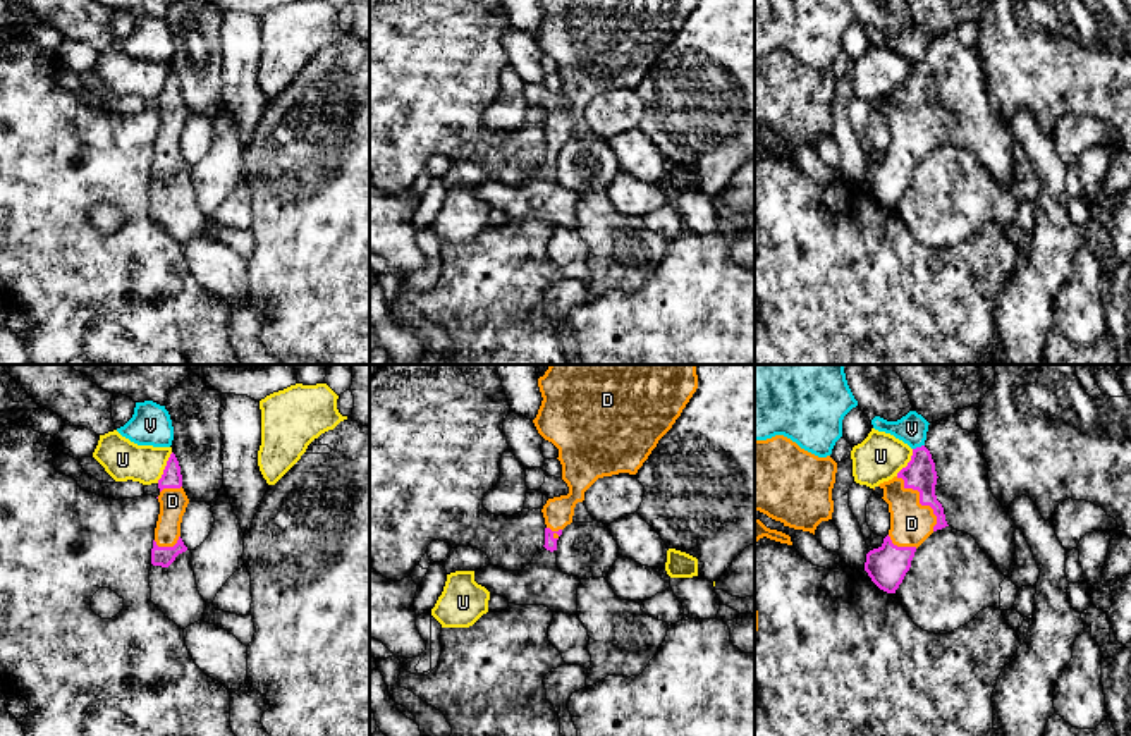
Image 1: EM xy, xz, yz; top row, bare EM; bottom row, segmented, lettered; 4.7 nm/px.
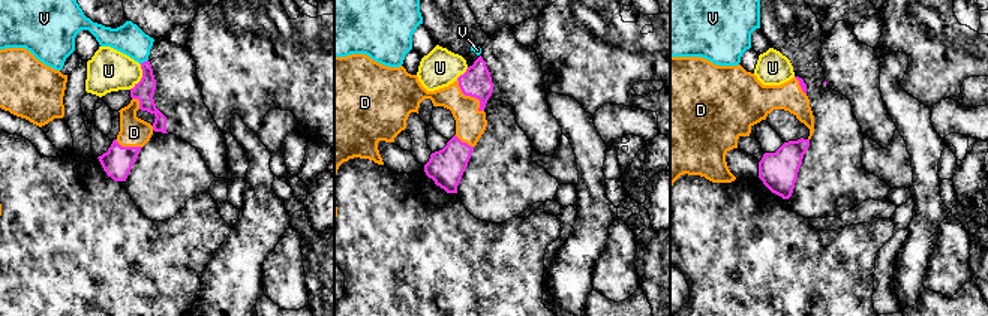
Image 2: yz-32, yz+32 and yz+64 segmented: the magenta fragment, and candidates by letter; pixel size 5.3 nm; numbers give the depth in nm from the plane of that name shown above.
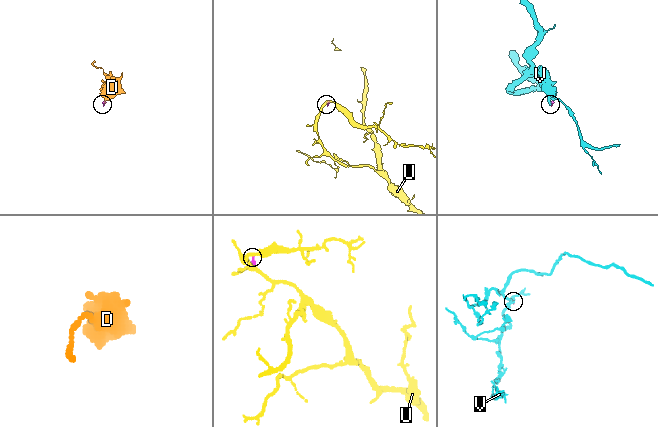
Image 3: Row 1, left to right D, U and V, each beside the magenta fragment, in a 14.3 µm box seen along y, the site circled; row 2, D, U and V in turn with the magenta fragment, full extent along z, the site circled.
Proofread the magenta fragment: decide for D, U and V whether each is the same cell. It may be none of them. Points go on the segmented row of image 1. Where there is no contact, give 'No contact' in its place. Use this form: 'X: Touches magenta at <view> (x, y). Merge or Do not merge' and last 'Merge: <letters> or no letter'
D: Touches magenta at yz (920, 501). Merge
U: Touches magenta at xy (165, 468). Do not merge
V: Touches magenta at yz (918, 447). Do not merge
Merge: D

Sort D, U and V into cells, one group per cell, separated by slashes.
D / U / V

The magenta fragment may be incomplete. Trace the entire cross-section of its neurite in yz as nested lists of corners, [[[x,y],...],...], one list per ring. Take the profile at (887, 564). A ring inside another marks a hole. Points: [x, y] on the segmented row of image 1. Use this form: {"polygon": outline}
{"polygon": [[[954,414],[930,423],[925,444],[913,449],[908,466],[878,487],[889,504],[890,530],[883,543],[866,554],[865,571],[880,590],[896,593],[916,549],[945,526],[971,535],[992,564],[1009,578],[1016,552],[1016,524],[992,494],[983,444],[975,432],[963,430]]]}

